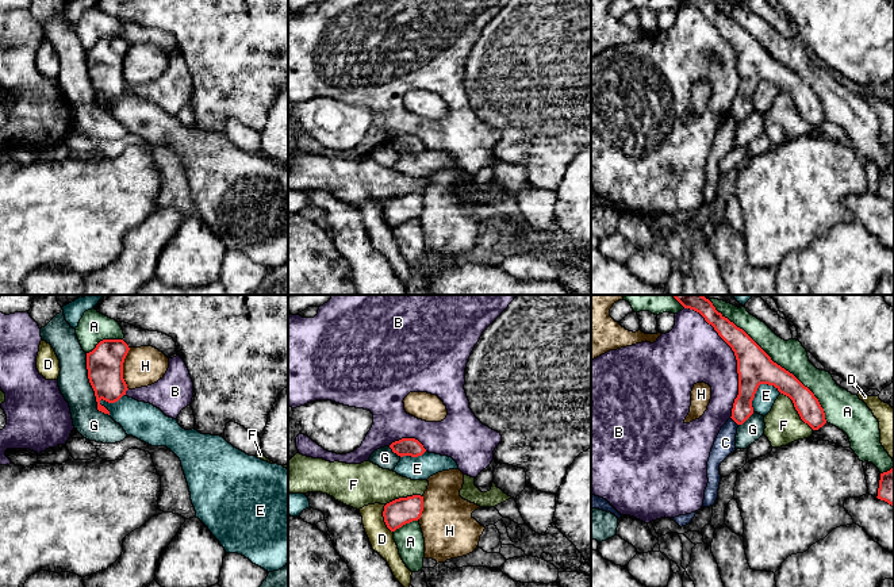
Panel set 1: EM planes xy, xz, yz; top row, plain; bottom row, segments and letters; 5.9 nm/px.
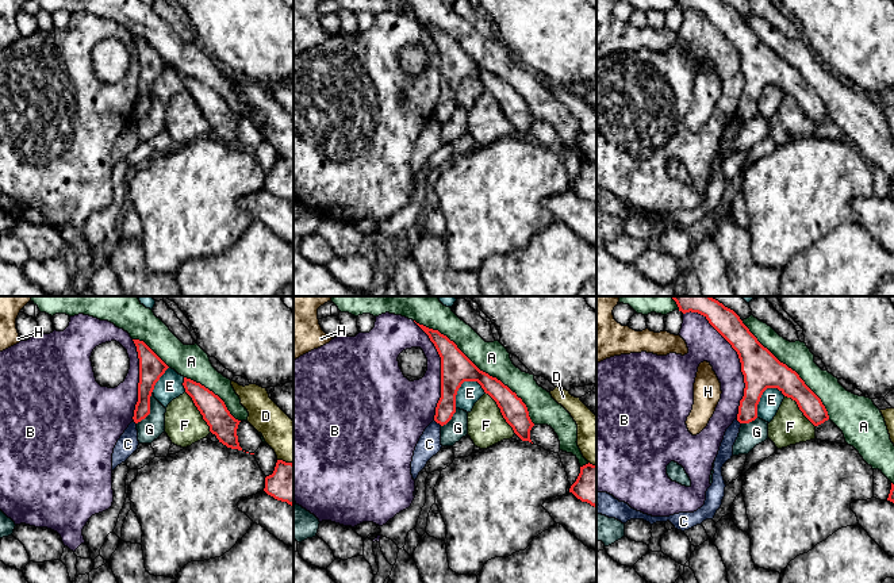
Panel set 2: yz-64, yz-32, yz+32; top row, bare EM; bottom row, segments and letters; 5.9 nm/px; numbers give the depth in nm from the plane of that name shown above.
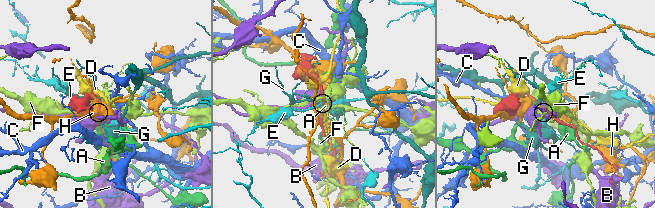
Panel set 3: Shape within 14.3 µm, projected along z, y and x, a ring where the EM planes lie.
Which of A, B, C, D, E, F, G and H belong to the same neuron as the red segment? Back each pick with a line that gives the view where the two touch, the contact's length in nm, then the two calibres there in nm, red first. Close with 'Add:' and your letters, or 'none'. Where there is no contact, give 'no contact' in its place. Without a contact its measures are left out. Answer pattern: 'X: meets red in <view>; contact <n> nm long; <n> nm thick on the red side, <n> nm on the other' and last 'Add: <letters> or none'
Add: none

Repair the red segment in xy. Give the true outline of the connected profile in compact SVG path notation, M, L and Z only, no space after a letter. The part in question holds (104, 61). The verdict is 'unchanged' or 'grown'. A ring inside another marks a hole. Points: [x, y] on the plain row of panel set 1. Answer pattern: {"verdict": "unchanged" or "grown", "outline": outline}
{"verdict": "unchanged", "outline": "M103 37L87 50L88 76L95 88L97 107L104 111L110 112L110 108L100 97L115 100L128 87L123 76L123 60L128 47L123 37Z"}

